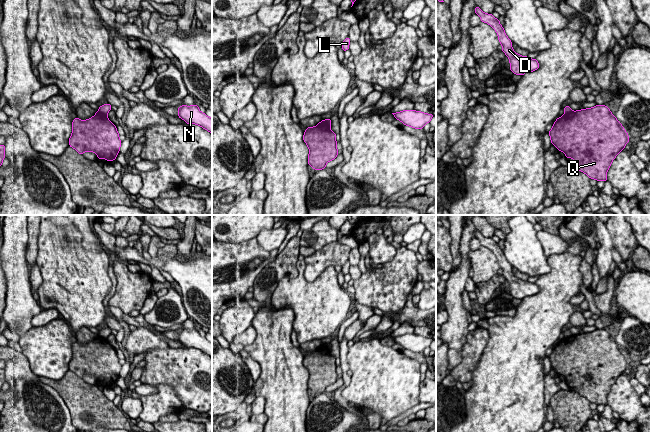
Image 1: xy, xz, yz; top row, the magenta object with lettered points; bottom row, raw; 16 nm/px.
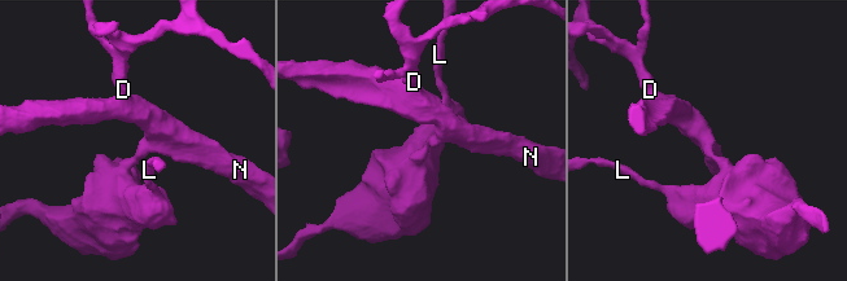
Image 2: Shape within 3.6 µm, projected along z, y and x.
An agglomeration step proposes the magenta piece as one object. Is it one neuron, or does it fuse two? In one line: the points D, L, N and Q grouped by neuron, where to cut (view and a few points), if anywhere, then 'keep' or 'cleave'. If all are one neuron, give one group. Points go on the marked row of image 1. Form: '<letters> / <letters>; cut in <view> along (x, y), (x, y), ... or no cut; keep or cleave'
D N / L Q; cut in xy along (98, 110), (106, 115); cleave

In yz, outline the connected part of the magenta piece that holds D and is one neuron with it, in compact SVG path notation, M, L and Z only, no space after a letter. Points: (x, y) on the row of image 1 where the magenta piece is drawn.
M475 7L475 13L480 16L481 22L485 22L493 27L498 35L502 51L509 58L510 70L517 75L522 76L527 72L535 71L539 68L539 63L536 59L531 59L527 56L517 54L512 48L512 42L507 37L504 28L501 26L499 19L496 19L493 14L484 13L479 7Z

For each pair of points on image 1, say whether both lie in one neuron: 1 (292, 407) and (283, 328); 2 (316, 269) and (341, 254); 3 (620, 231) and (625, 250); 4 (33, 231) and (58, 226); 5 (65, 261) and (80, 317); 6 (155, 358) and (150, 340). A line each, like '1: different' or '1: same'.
1: same
2: same
3: same
4: different
5: same
6: different

